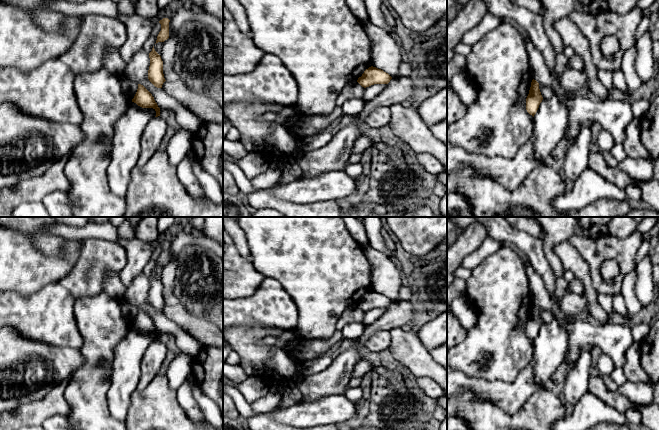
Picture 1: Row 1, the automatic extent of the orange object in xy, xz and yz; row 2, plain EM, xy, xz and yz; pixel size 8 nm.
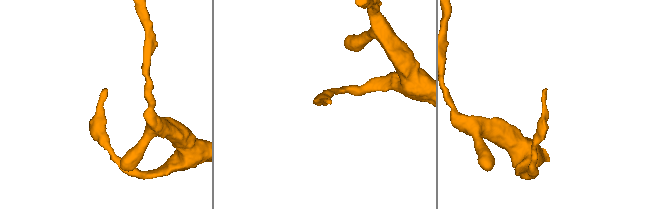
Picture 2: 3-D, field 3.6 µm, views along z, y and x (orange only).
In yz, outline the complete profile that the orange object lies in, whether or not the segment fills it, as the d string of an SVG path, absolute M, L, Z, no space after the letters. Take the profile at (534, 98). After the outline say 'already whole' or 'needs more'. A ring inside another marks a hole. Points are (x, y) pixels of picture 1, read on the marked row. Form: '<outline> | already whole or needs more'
M532 80L529 94L526 98L526 110L534 117L536 114L543 97L539 89L539 83L536 80Z | already whole

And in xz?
M369 67L364 71L361 77L358 78L357 82L364 88L374 84L388 84L392 77L381 69L376 67Z | already whole

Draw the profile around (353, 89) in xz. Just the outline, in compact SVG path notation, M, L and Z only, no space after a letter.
M357 81L348 83L341 93L338 95L335 105L341 107L345 101L351 98L362 98L364 93L364 87L362 87Z

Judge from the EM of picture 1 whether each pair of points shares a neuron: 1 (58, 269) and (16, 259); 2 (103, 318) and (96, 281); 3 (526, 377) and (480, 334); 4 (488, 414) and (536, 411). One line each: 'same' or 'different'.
1: same
2: different
3: different
4: same

